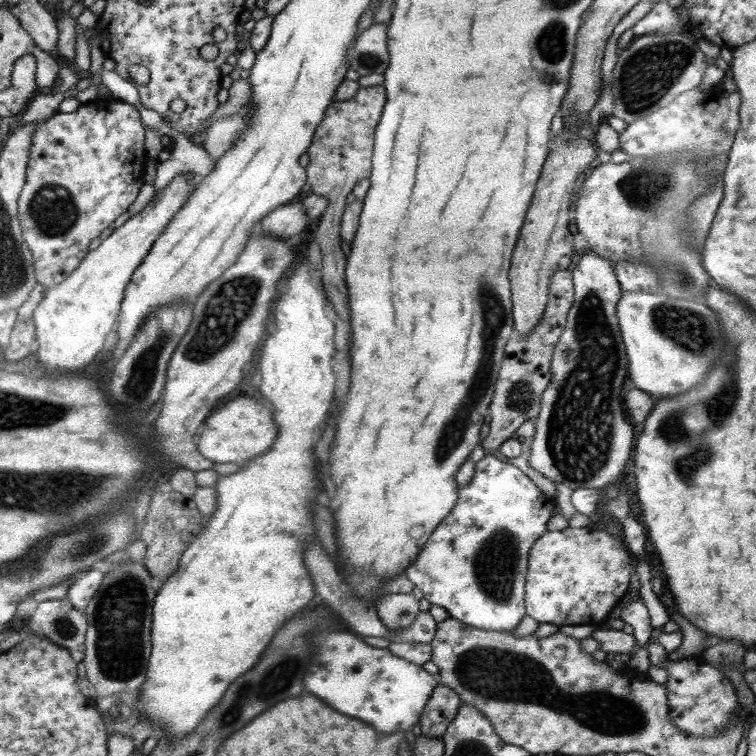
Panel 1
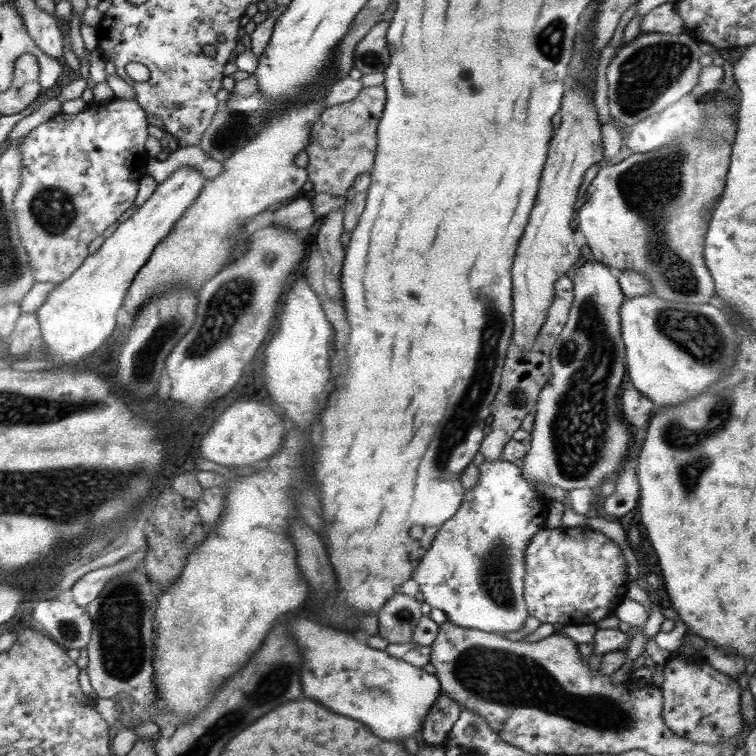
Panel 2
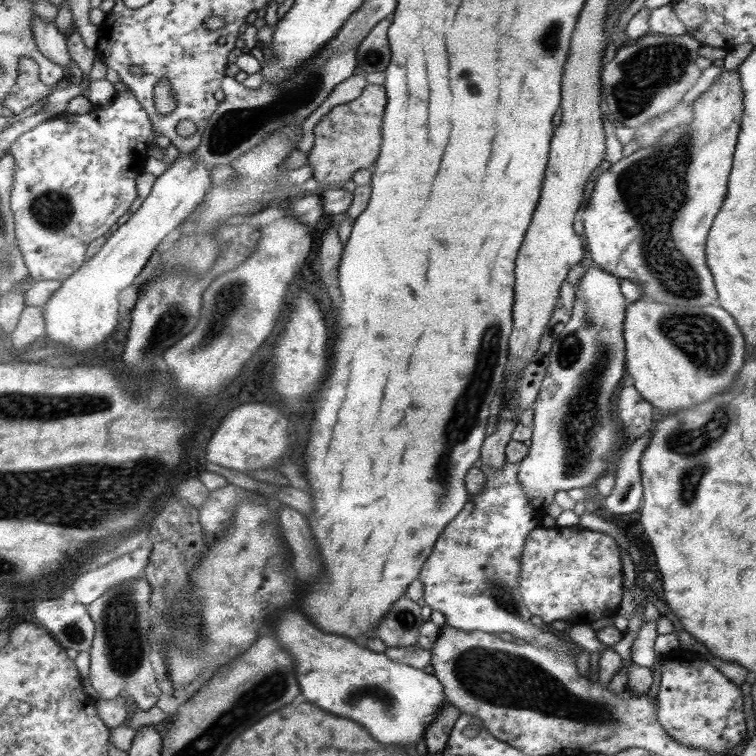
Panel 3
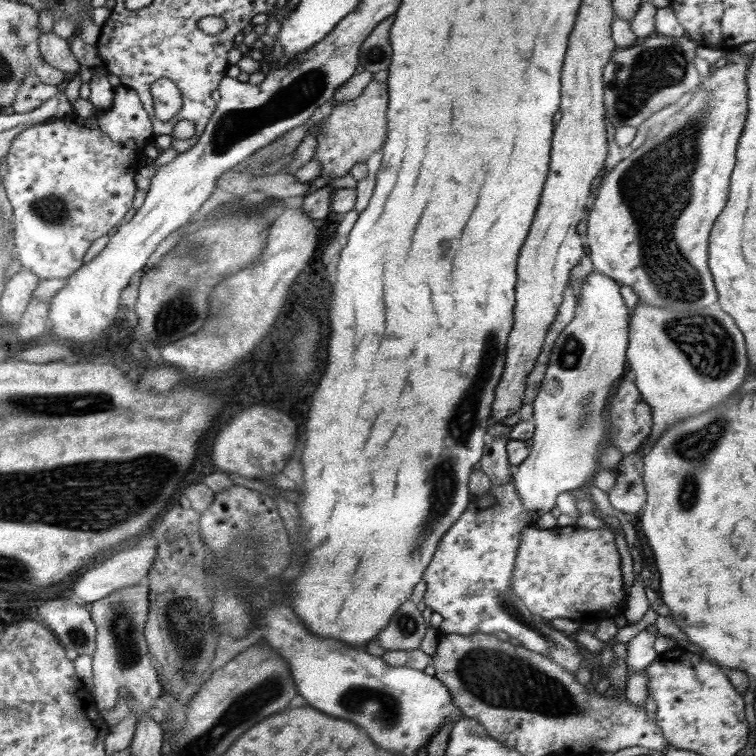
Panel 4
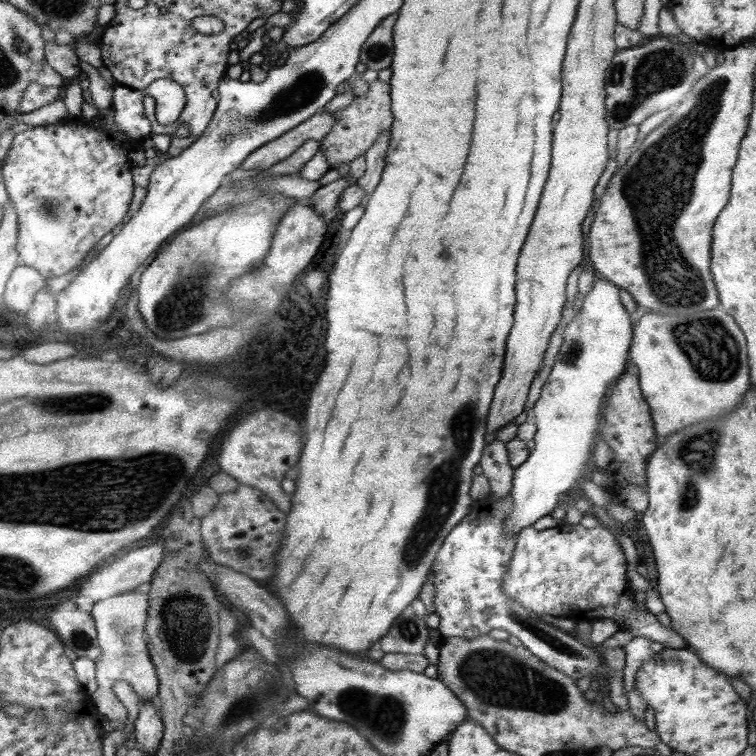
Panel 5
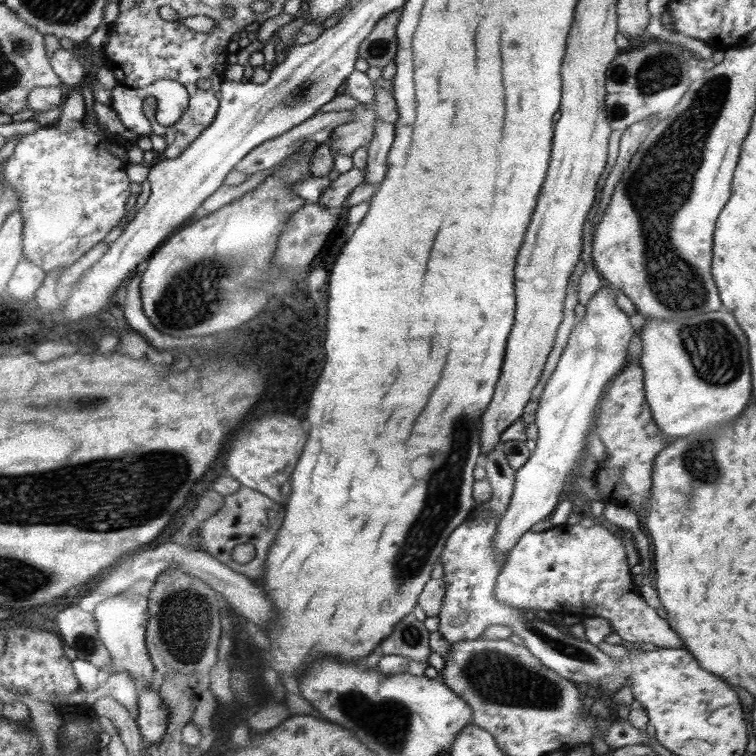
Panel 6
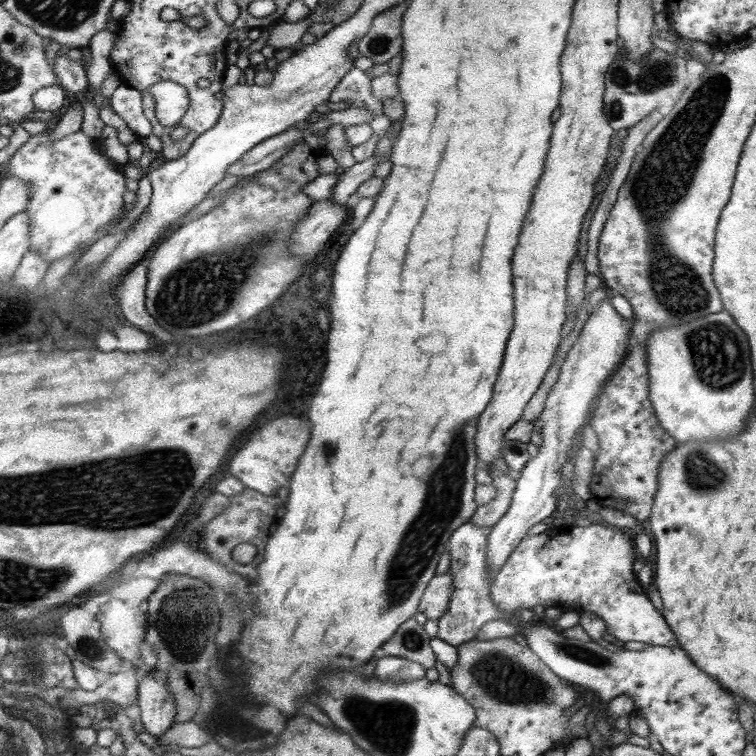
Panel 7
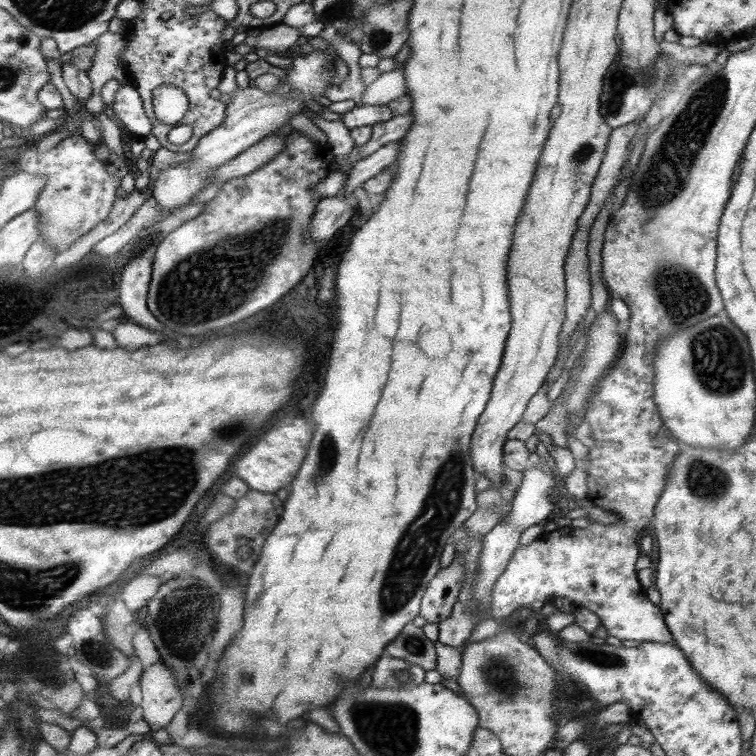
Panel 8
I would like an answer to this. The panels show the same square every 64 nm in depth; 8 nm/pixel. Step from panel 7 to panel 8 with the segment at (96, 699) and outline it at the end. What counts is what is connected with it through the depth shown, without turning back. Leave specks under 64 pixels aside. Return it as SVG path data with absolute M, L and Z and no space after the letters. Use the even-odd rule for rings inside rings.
M136 655L129 657L128 669L108 683L108 692L121 702L136 702L141 692L140 678L143 672L141 659Z

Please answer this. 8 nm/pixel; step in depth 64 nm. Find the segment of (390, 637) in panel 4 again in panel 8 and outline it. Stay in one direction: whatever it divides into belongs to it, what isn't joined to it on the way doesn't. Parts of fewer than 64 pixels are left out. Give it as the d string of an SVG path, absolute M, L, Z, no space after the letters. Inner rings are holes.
M408 622L398 636L384 647L384 651L388 656L407 660L427 671L434 670L437 665L437 652L433 642L413 622Z

